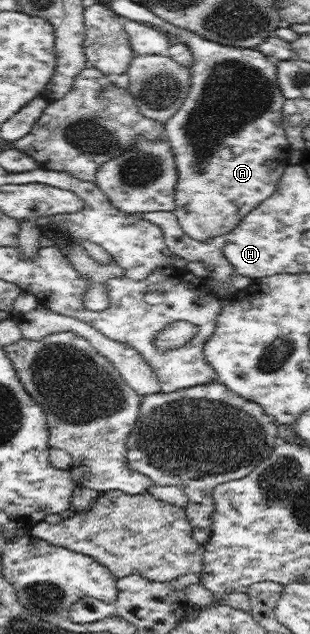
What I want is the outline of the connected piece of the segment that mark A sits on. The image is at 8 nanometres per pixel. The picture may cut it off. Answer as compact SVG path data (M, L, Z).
M180 28L180 33L189 37L186 44L191 50L193 63L188 69L191 70L191 85L189 93L183 102L183 105L177 110L177 113L169 121L164 123L165 138L169 141L176 168L178 169L178 182L175 188L175 207L172 211L177 217L182 230L189 234L197 241L208 241L214 237L223 236L239 223L252 210L255 209L264 199L274 194L277 189L279 180L285 168L290 164L290 147L288 137L286 136L284 127L282 126L282 105L286 100L277 81L277 61L268 58L256 48L242 48L239 46L221 45L219 42L209 41L202 35Z

